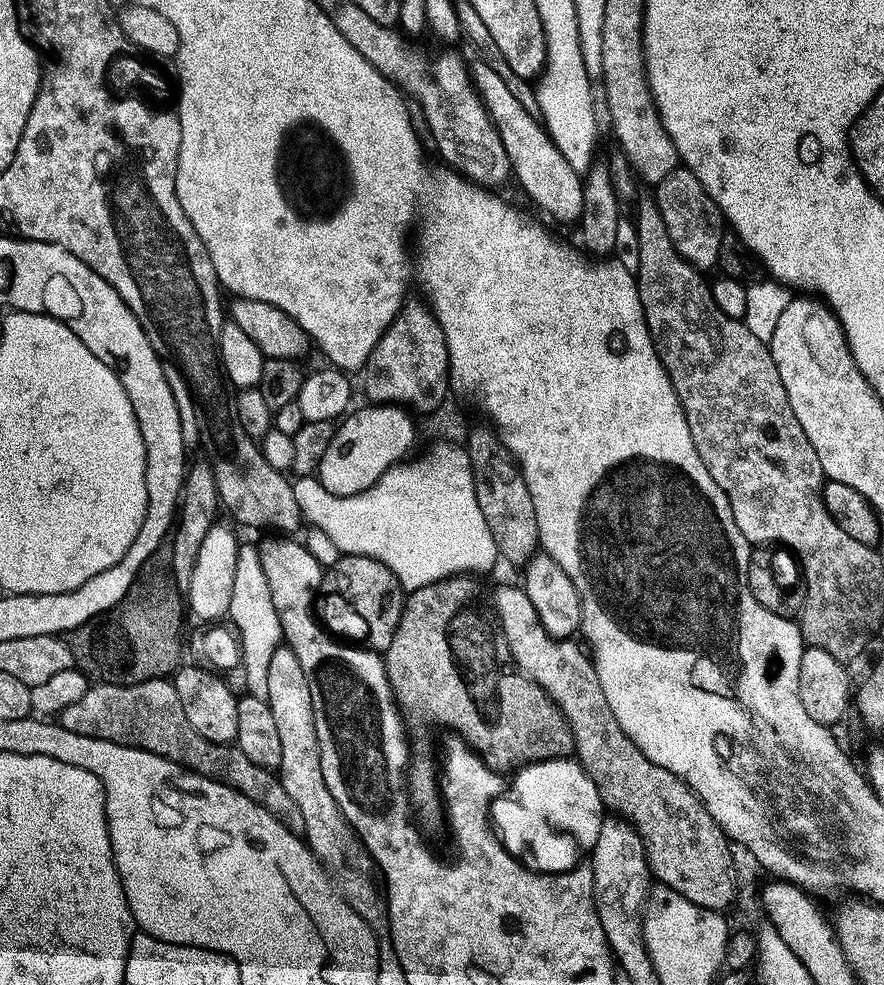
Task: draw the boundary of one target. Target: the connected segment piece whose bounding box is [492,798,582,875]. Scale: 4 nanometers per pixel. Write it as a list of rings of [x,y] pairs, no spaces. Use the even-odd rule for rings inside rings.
[[[501,798],[492,806],[492,819],[494,827],[503,843],[507,852],[522,858],[524,854],[528,854],[535,862],[535,869],[545,875],[567,875],[572,872],[578,865],[579,856],[582,855],[579,844],[571,835],[563,833],[551,827],[548,822],[547,815],[537,807],[529,804],[523,804],[519,799]]]

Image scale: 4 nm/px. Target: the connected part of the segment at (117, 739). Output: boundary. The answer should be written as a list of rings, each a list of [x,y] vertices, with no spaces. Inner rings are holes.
[[[171,679],[151,680],[145,684],[96,684],[89,687],[82,702],[60,713],[58,722],[66,730],[74,730],[74,734],[86,734],[86,738],[109,740],[118,746],[161,756],[199,776],[230,786],[266,809],[291,832],[306,833],[306,818],[302,818],[302,810],[298,810],[294,798],[286,794],[286,786],[279,775],[250,762],[239,746],[215,744],[202,738],[202,734],[190,726],[186,710],[182,710],[182,698],[178,698],[178,690]]]

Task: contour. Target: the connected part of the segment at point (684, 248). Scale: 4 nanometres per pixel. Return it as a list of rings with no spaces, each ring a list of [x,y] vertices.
[[[683,166],[676,168],[674,174],[670,174],[670,178],[655,185],[654,192],[656,192],[654,193],[656,205],[662,214],[662,222],[666,222],[666,230],[670,230],[670,242],[674,242],[678,254],[682,254],[682,258],[686,258],[686,262],[690,262],[690,266],[694,266],[700,272],[711,273],[711,268],[715,269],[719,265],[722,240],[726,231],[724,215],[714,202],[714,198],[710,198],[710,194],[706,194],[702,182],[698,182],[698,178],[694,178],[690,169]]]

